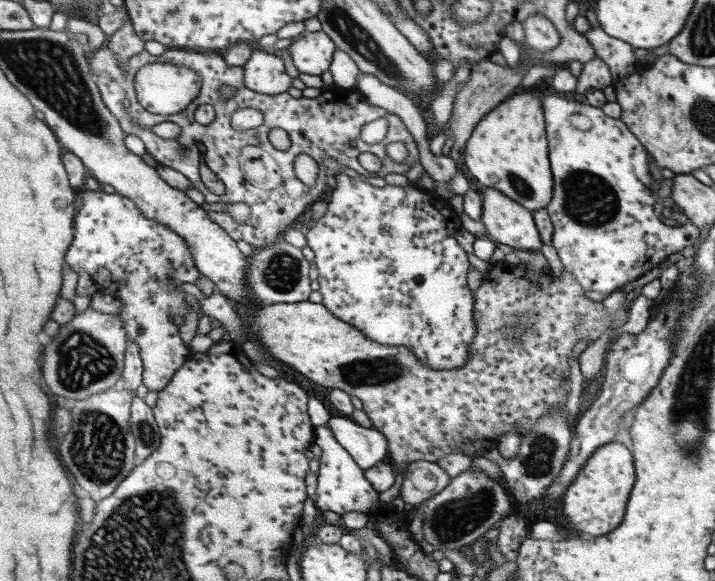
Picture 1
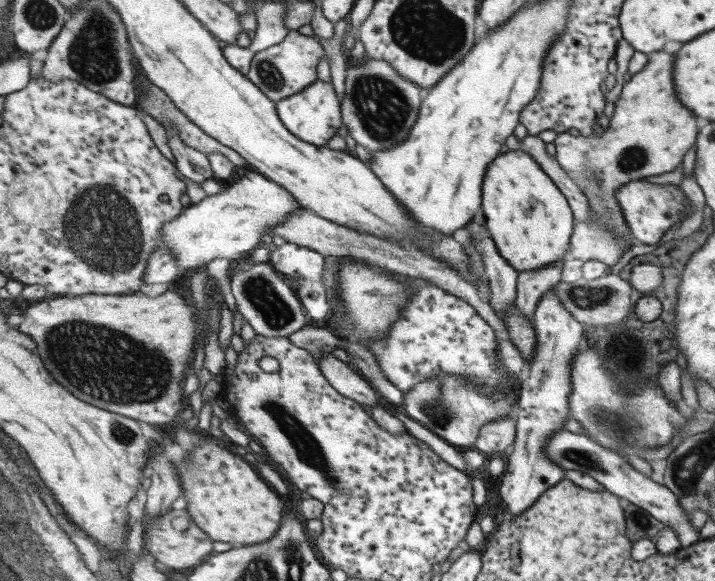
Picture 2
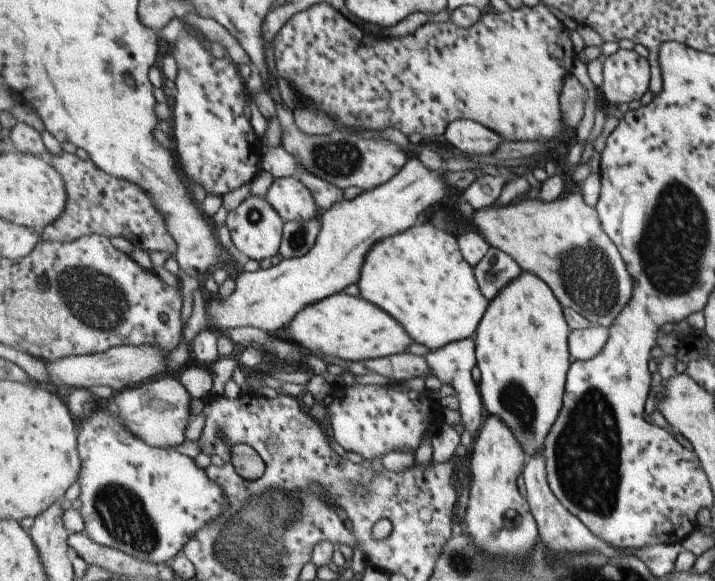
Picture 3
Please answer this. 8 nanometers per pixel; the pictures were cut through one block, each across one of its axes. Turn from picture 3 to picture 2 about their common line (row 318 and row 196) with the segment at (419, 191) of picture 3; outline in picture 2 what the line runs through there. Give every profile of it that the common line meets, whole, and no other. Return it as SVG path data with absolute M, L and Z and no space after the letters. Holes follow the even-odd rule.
M249 170L223 192L191 203L177 218L166 222L162 245L176 253L182 275L205 268L205 264L215 258L227 258L237 263L262 244L265 233L269 234L269 230L286 221L297 209L303 209L303 206L291 191L266 175Z

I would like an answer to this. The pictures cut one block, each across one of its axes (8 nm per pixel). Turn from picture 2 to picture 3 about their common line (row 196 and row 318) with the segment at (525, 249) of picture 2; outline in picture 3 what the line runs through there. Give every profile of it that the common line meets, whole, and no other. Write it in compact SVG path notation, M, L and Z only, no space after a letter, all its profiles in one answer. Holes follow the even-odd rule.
M523 271L518 279L512 280L490 301L490 307L479 325L476 339L476 356L481 372L479 382L487 415L500 416L515 432L516 439L523 445L528 456L543 450L559 413L563 408L568 372L573 363L570 351L570 324L564 306L555 296L553 289L540 276Z

